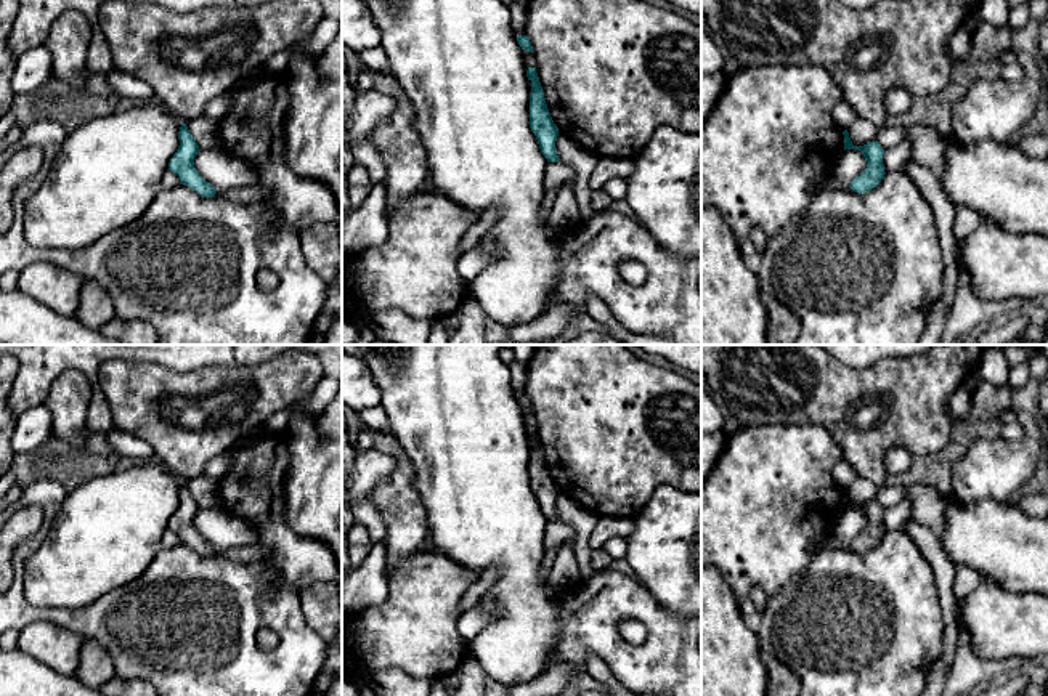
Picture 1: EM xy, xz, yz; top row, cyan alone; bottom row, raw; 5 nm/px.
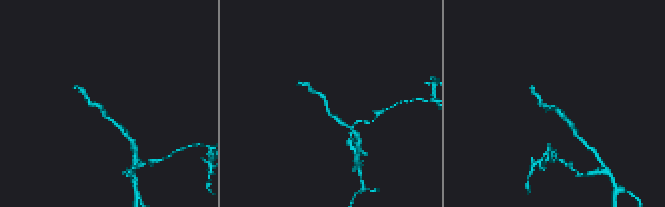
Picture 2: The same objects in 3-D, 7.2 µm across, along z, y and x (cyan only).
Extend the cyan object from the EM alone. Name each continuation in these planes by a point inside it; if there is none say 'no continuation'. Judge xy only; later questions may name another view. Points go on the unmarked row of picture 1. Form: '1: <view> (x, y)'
no continuation

